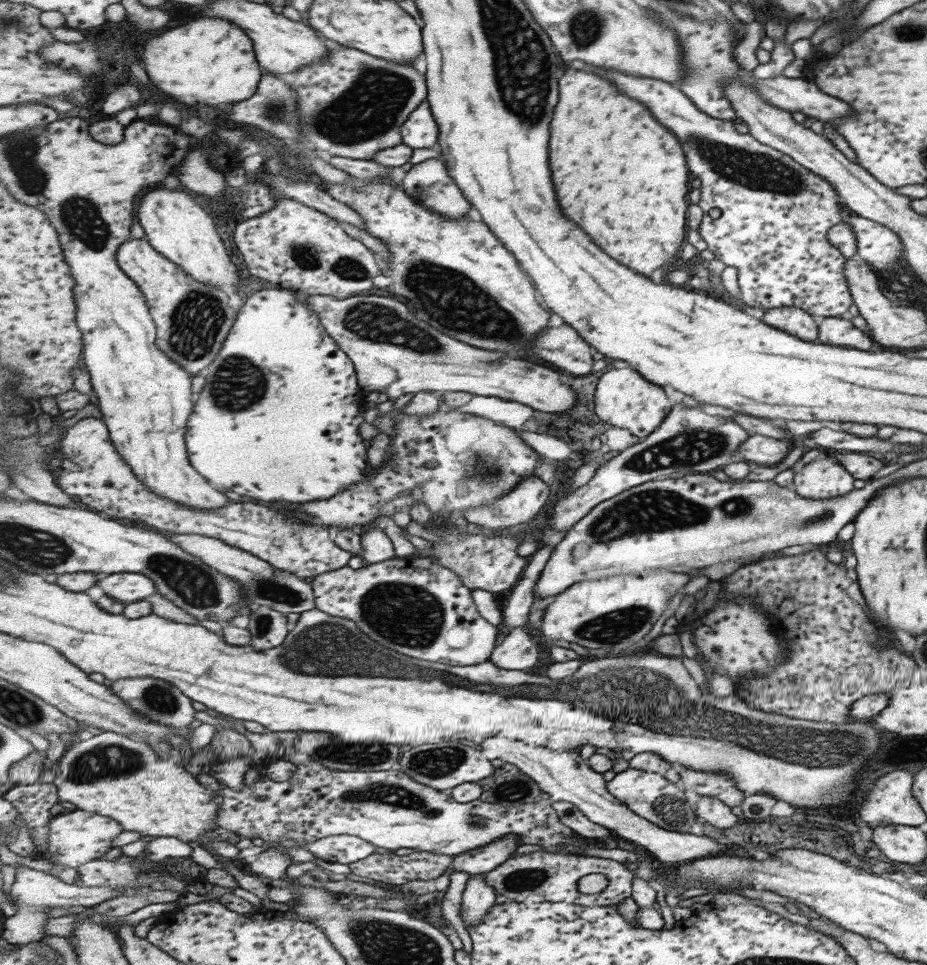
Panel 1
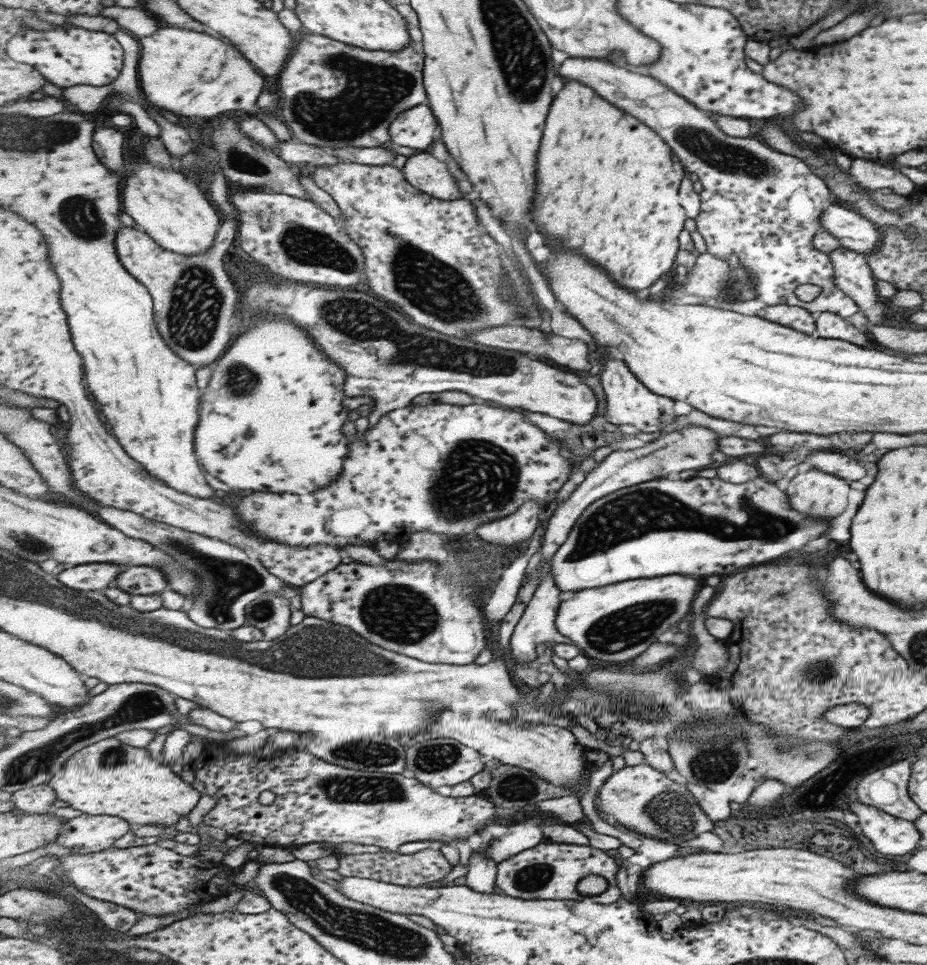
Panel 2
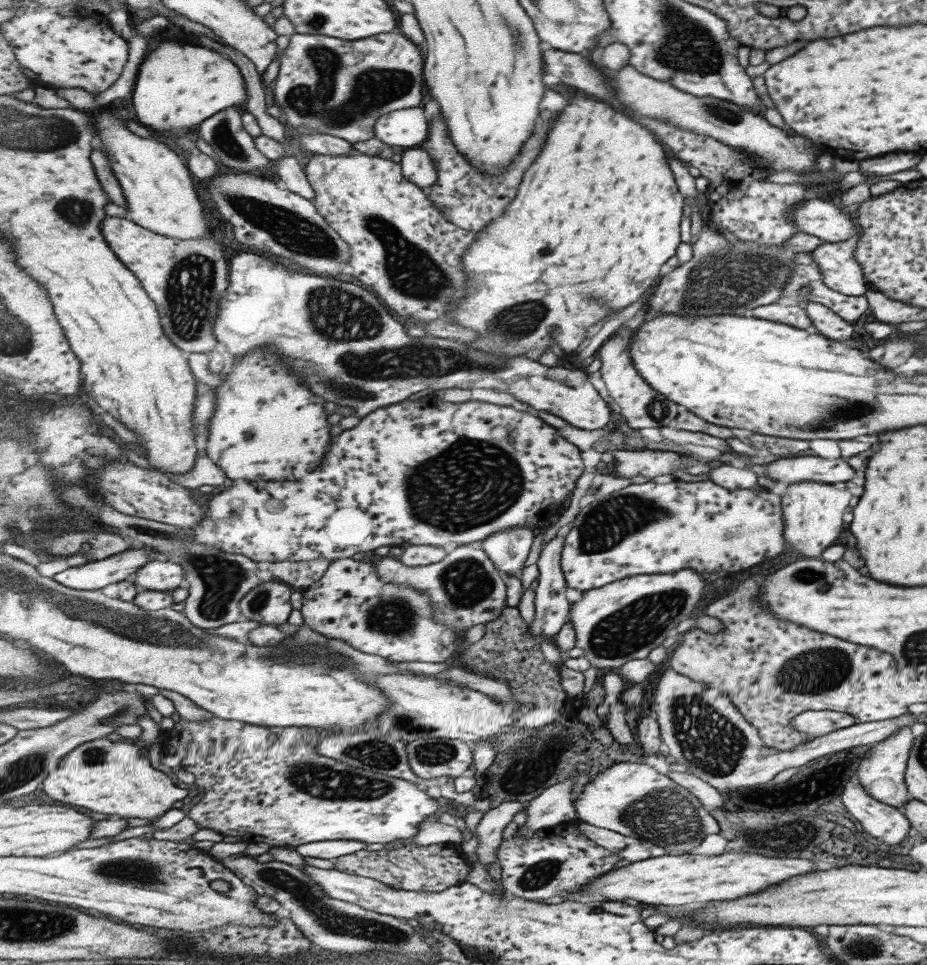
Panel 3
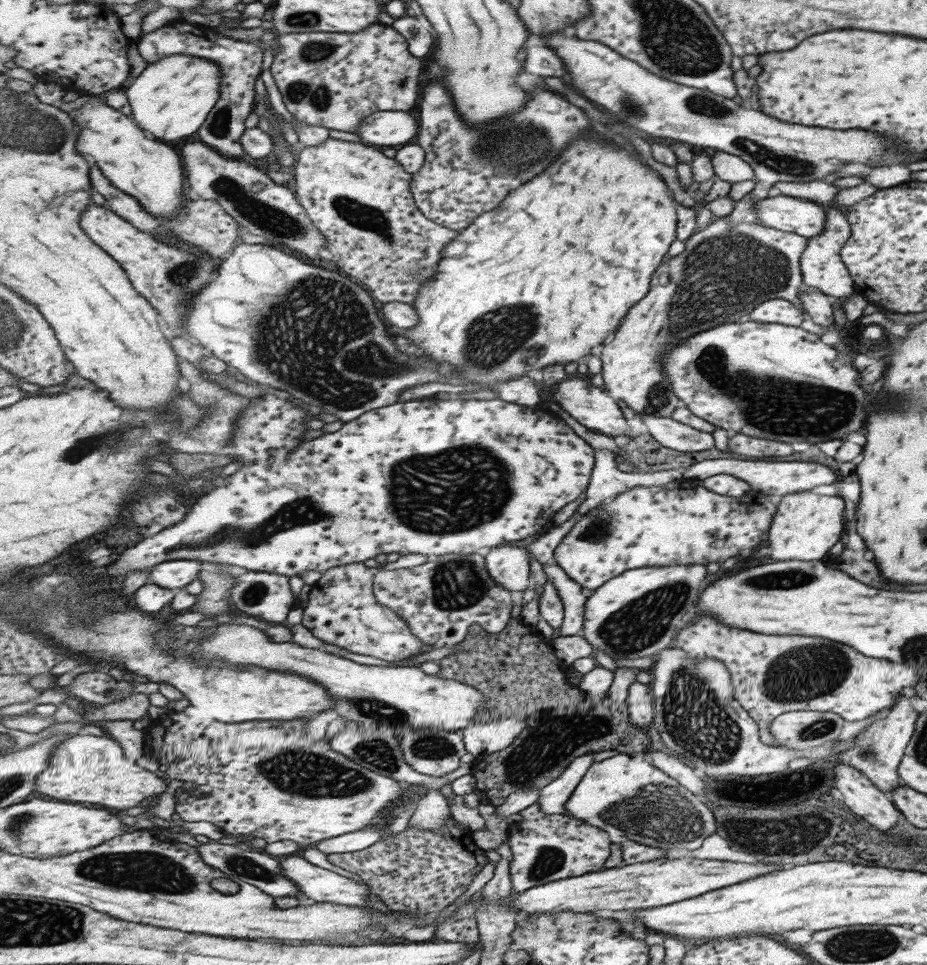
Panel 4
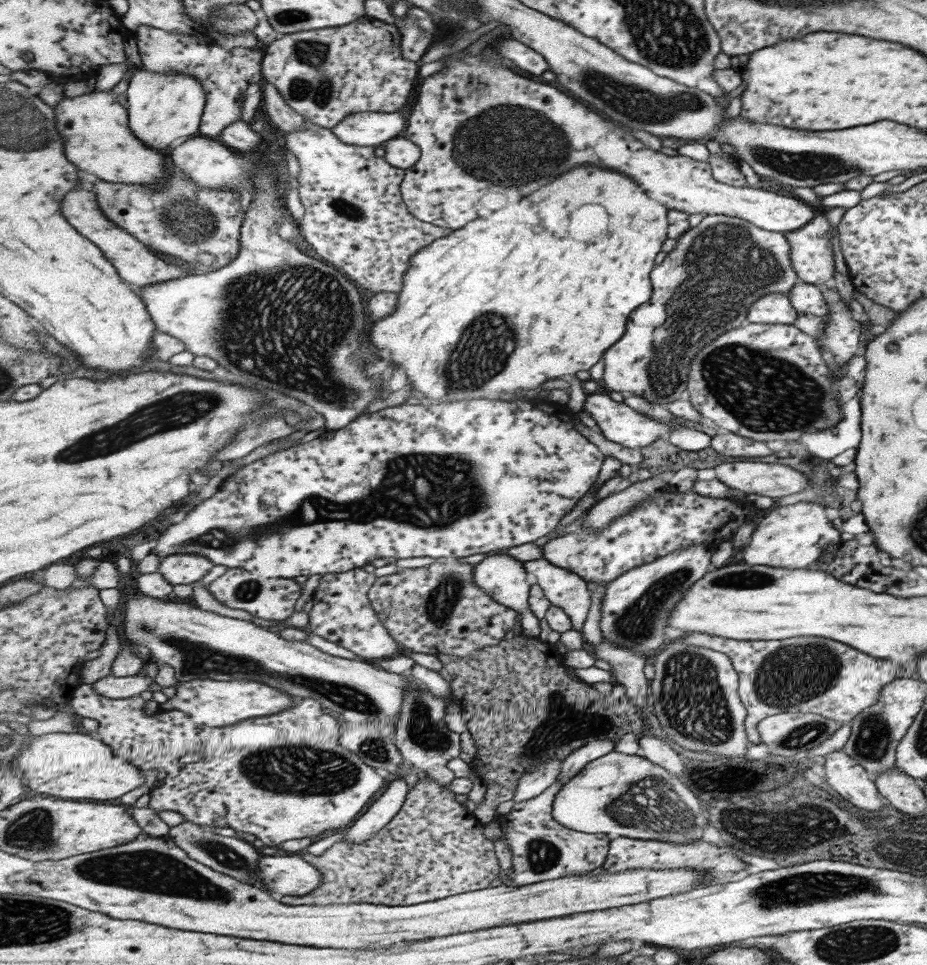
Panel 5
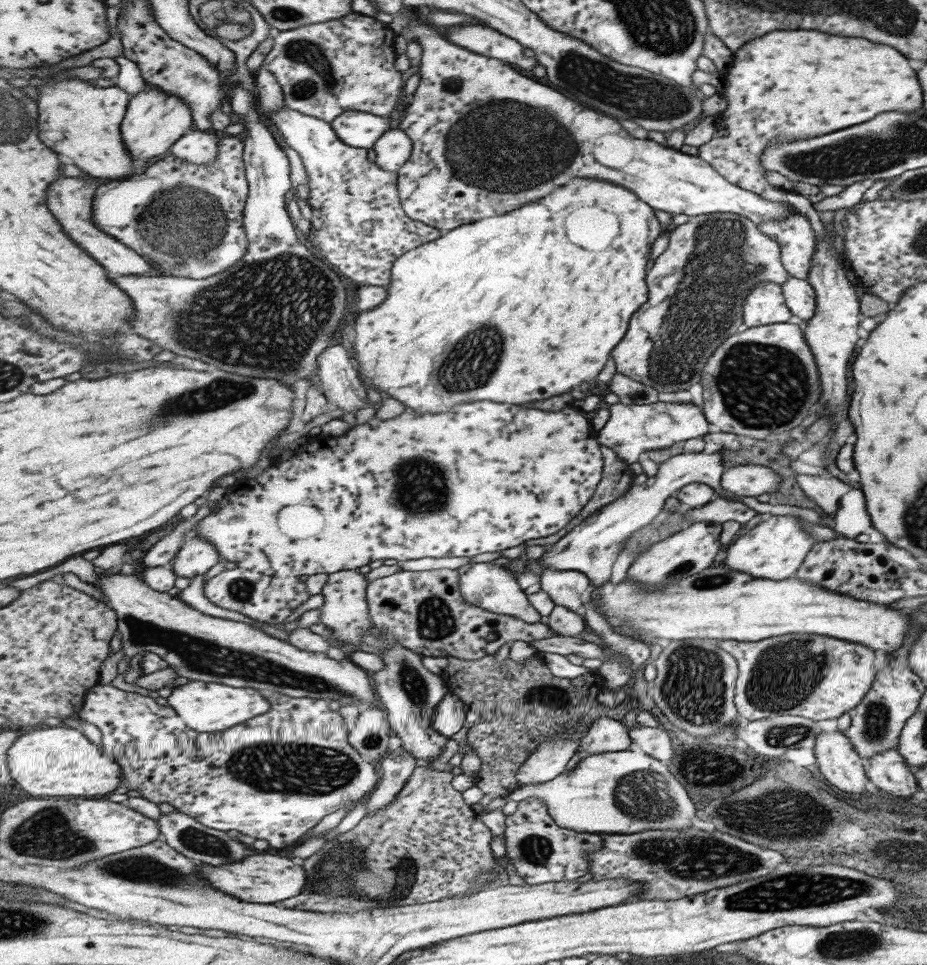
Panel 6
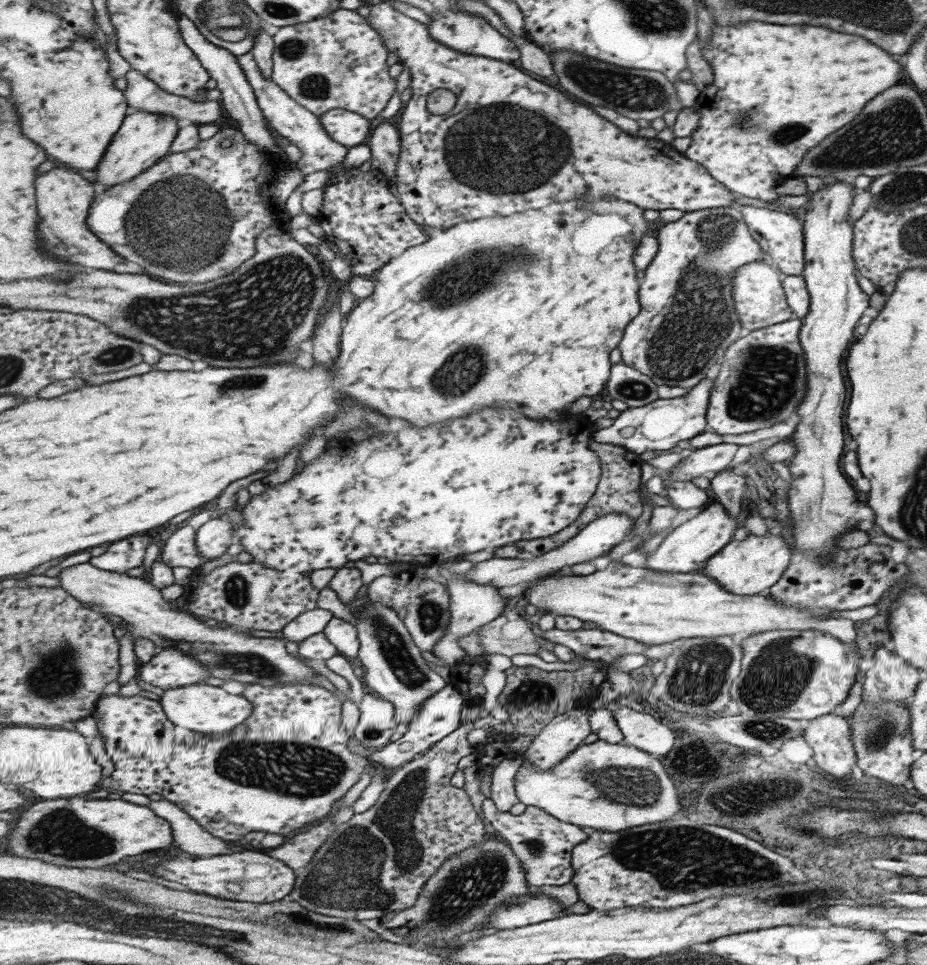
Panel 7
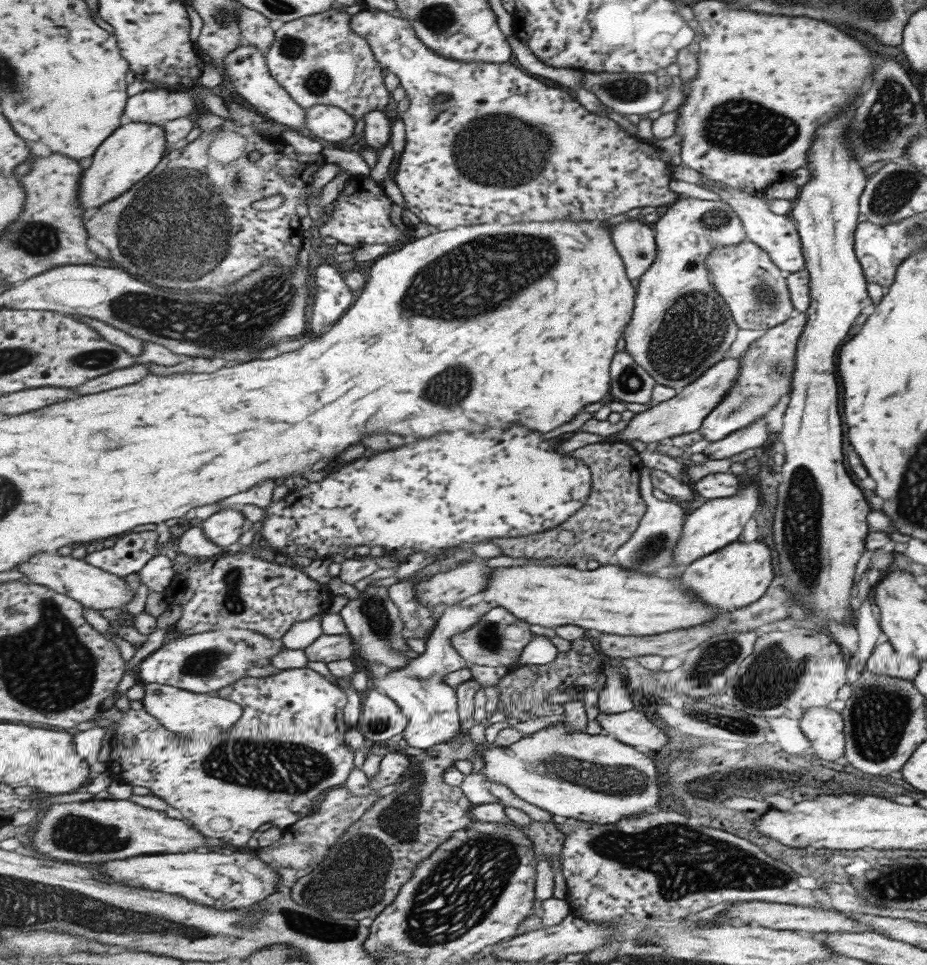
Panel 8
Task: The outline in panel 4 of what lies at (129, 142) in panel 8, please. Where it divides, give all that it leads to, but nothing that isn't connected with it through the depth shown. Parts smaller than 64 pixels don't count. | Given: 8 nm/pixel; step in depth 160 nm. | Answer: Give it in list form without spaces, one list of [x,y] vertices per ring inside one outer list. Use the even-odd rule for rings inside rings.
[[[174,55],[148,66],[127,89],[133,119],[161,140],[179,140],[199,133],[224,93],[221,65],[203,57]]]

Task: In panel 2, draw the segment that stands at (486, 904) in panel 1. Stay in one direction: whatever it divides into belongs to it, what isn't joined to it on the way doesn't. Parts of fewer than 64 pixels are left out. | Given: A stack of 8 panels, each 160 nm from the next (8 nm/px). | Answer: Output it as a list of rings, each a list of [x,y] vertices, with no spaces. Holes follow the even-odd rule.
[[[489,828],[479,831],[478,835],[482,842],[469,858],[466,885],[477,892],[491,893],[497,884],[498,862],[486,856],[495,836],[491,835]]]

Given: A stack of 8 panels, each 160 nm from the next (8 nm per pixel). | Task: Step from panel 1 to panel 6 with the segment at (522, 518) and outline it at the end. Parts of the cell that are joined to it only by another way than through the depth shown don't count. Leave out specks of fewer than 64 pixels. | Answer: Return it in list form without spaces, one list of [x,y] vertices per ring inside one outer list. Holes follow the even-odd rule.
[[[485,562],[482,564],[471,564],[467,568],[460,567],[457,573],[461,574],[460,589],[464,593],[465,601],[471,605],[481,607],[489,613],[499,615],[515,616],[529,624],[539,623],[541,614],[531,605],[529,595],[525,594],[517,574],[513,570],[503,566],[495,566]]]

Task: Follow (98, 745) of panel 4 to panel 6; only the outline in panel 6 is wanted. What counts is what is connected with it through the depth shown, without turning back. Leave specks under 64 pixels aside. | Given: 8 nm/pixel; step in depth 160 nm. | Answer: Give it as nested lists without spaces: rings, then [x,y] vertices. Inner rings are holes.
[[[64,725],[58,727],[37,726],[37,730],[21,735],[12,743],[11,748],[9,748],[7,762],[11,776],[14,780],[17,780],[17,784],[19,784],[25,792],[29,792],[31,796],[41,796],[41,798],[45,798],[45,796],[85,796],[87,798],[92,796],[105,796],[105,794],[117,790],[117,788],[122,786],[123,783],[123,768],[121,768],[121,765],[113,757],[106,755],[103,748],[90,742],[89,738],[83,734],[82,730],[80,731],[76,728],[69,728]]]

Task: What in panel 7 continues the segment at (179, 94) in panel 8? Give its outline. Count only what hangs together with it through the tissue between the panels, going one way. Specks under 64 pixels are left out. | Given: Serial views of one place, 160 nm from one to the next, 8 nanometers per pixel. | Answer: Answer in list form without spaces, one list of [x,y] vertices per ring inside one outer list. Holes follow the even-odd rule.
[[[131,69],[125,74],[127,88],[125,96],[132,110],[170,114],[181,123],[216,124],[222,119],[222,103],[216,100],[195,102],[190,98],[165,92],[156,82]]]

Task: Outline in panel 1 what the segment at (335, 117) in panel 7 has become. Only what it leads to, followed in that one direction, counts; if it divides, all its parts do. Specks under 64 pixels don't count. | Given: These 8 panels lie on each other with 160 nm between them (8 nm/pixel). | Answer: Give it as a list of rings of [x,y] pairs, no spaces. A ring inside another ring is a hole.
[[[426,100],[409,115],[408,123],[405,123],[401,134],[404,136],[404,143],[411,148],[433,148],[439,142],[439,128],[432,108]]]

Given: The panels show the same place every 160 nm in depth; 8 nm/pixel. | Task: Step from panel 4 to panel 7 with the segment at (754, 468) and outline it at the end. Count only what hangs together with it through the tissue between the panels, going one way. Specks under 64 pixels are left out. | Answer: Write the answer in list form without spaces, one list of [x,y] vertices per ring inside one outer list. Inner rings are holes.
[[[734,470],[721,471],[711,475],[711,494],[715,501],[721,503],[729,516],[735,519],[740,510],[746,483],[743,474]]]

